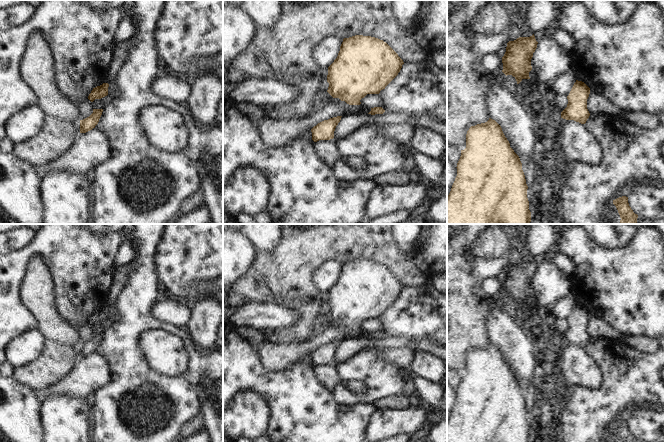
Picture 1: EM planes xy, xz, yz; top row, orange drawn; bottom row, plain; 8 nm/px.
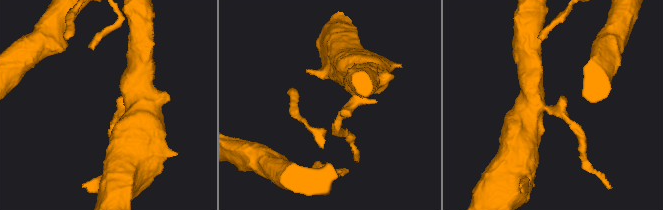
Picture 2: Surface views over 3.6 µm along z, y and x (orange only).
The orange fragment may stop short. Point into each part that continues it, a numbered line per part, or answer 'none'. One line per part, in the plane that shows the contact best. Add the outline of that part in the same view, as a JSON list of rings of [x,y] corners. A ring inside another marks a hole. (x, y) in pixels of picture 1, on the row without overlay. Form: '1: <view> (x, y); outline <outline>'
none

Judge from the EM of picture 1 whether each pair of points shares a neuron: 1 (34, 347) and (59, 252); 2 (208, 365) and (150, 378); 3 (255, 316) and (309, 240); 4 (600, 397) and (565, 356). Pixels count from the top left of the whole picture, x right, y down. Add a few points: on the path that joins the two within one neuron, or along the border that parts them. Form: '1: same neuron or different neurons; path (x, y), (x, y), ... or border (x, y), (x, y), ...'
1: different neurons; border (38, 328), (21, 333), (16, 338)
2: same neuron; path (194, 374), (186, 382), (164, 382)
3: different neurons; border (254, 301), (282, 304), (287, 307)
4: different neurons; border (601, 370), (601, 384), (597, 388), (570, 384)

